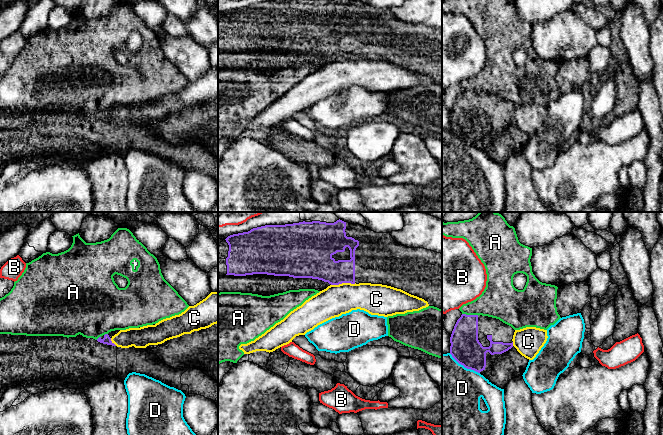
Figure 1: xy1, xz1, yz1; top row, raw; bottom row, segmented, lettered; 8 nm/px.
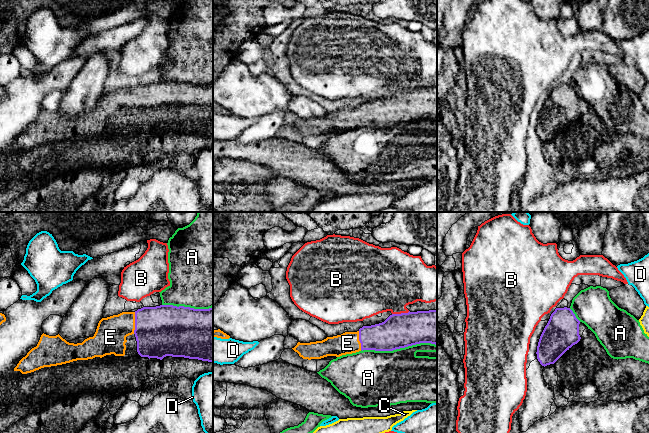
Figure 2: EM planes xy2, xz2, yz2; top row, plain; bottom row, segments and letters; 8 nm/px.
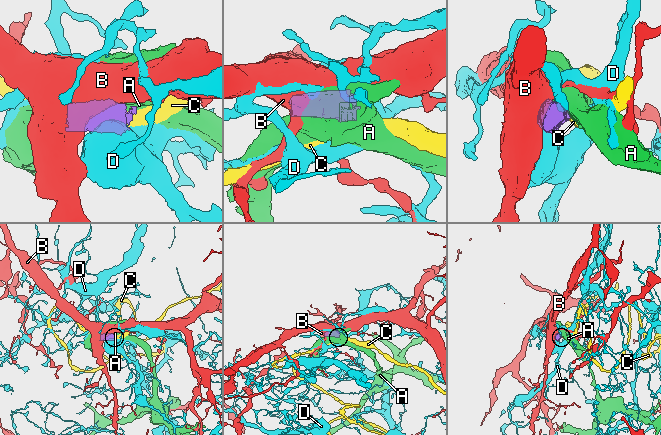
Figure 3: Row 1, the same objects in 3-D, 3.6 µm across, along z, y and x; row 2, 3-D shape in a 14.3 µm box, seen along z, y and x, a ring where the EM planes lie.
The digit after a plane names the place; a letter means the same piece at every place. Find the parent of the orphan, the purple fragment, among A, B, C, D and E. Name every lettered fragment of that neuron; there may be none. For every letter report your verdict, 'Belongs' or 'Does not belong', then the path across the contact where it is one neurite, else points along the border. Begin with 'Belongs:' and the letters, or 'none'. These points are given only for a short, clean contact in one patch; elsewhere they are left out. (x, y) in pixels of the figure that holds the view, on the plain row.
Belongs: E
A: Does not belong
B: Does not belong
C: Does not belong. Boundary: xz1 (355, 59), (331, 61)
D: Does not belong
E: Belongs. Path across: xy2 (165, 106), (135, 99), (123, 100), (110, 113)

